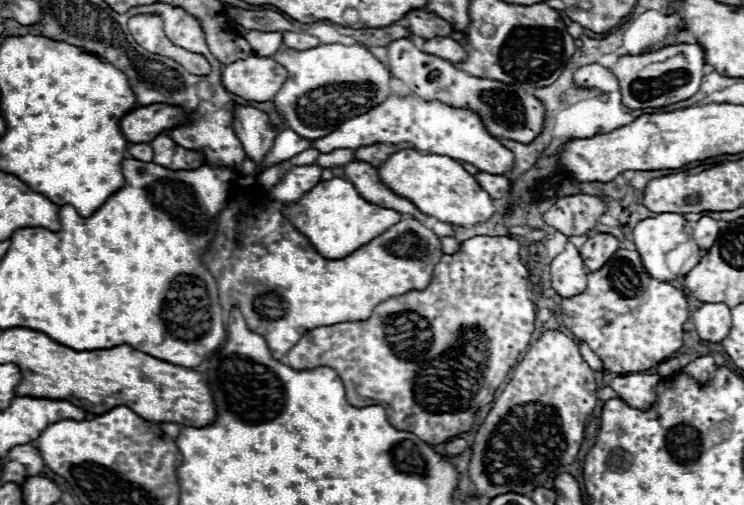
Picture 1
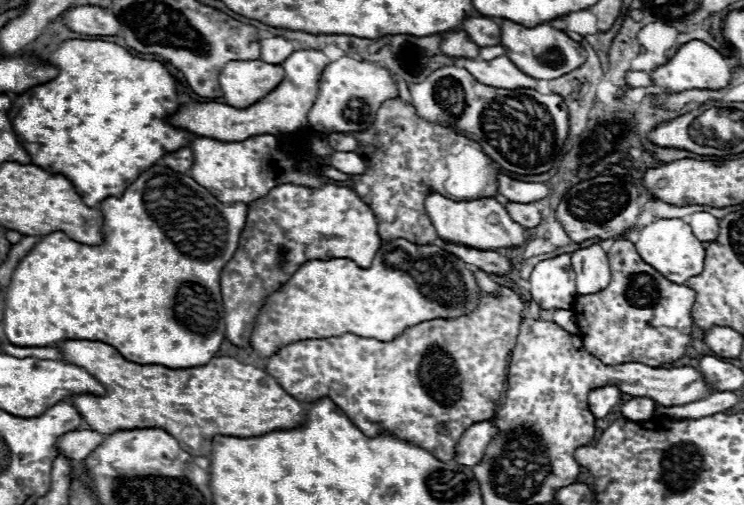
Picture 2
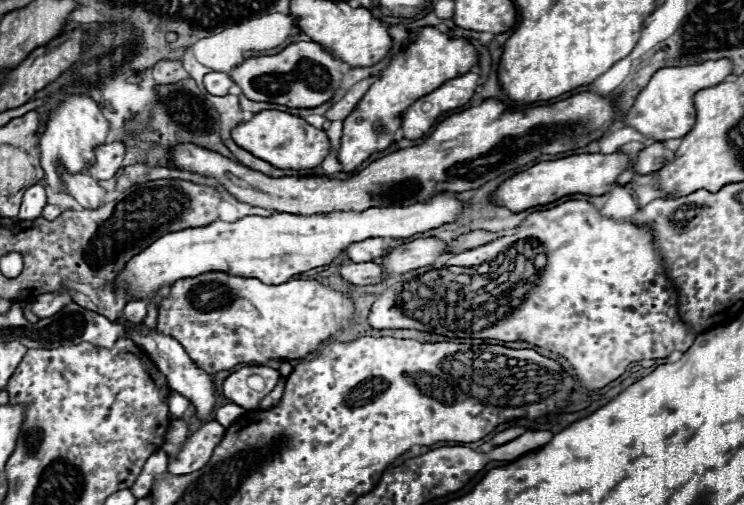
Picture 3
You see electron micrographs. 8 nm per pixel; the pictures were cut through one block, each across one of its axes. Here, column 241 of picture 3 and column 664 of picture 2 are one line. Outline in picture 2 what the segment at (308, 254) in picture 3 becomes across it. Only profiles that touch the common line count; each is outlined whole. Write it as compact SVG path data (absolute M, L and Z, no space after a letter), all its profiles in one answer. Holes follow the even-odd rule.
M664 218L644 226L640 230L636 250L642 256L642 260L646 260L646 264L658 268L662 276L678 284L684 284L688 278L700 274L704 266L704 244L692 234L690 226L684 224L680 218Z

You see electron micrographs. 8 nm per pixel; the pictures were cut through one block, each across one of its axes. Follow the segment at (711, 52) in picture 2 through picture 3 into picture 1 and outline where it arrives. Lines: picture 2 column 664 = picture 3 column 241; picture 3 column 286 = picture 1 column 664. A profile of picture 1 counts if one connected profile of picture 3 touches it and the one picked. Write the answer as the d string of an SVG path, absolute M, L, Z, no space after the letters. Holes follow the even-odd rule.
M672 44L656 52L646 52L638 56L620 56L610 68L618 76L618 88L622 94L622 104L630 110L638 108L662 108L690 98L698 92L704 68L704 50L698 44Z

